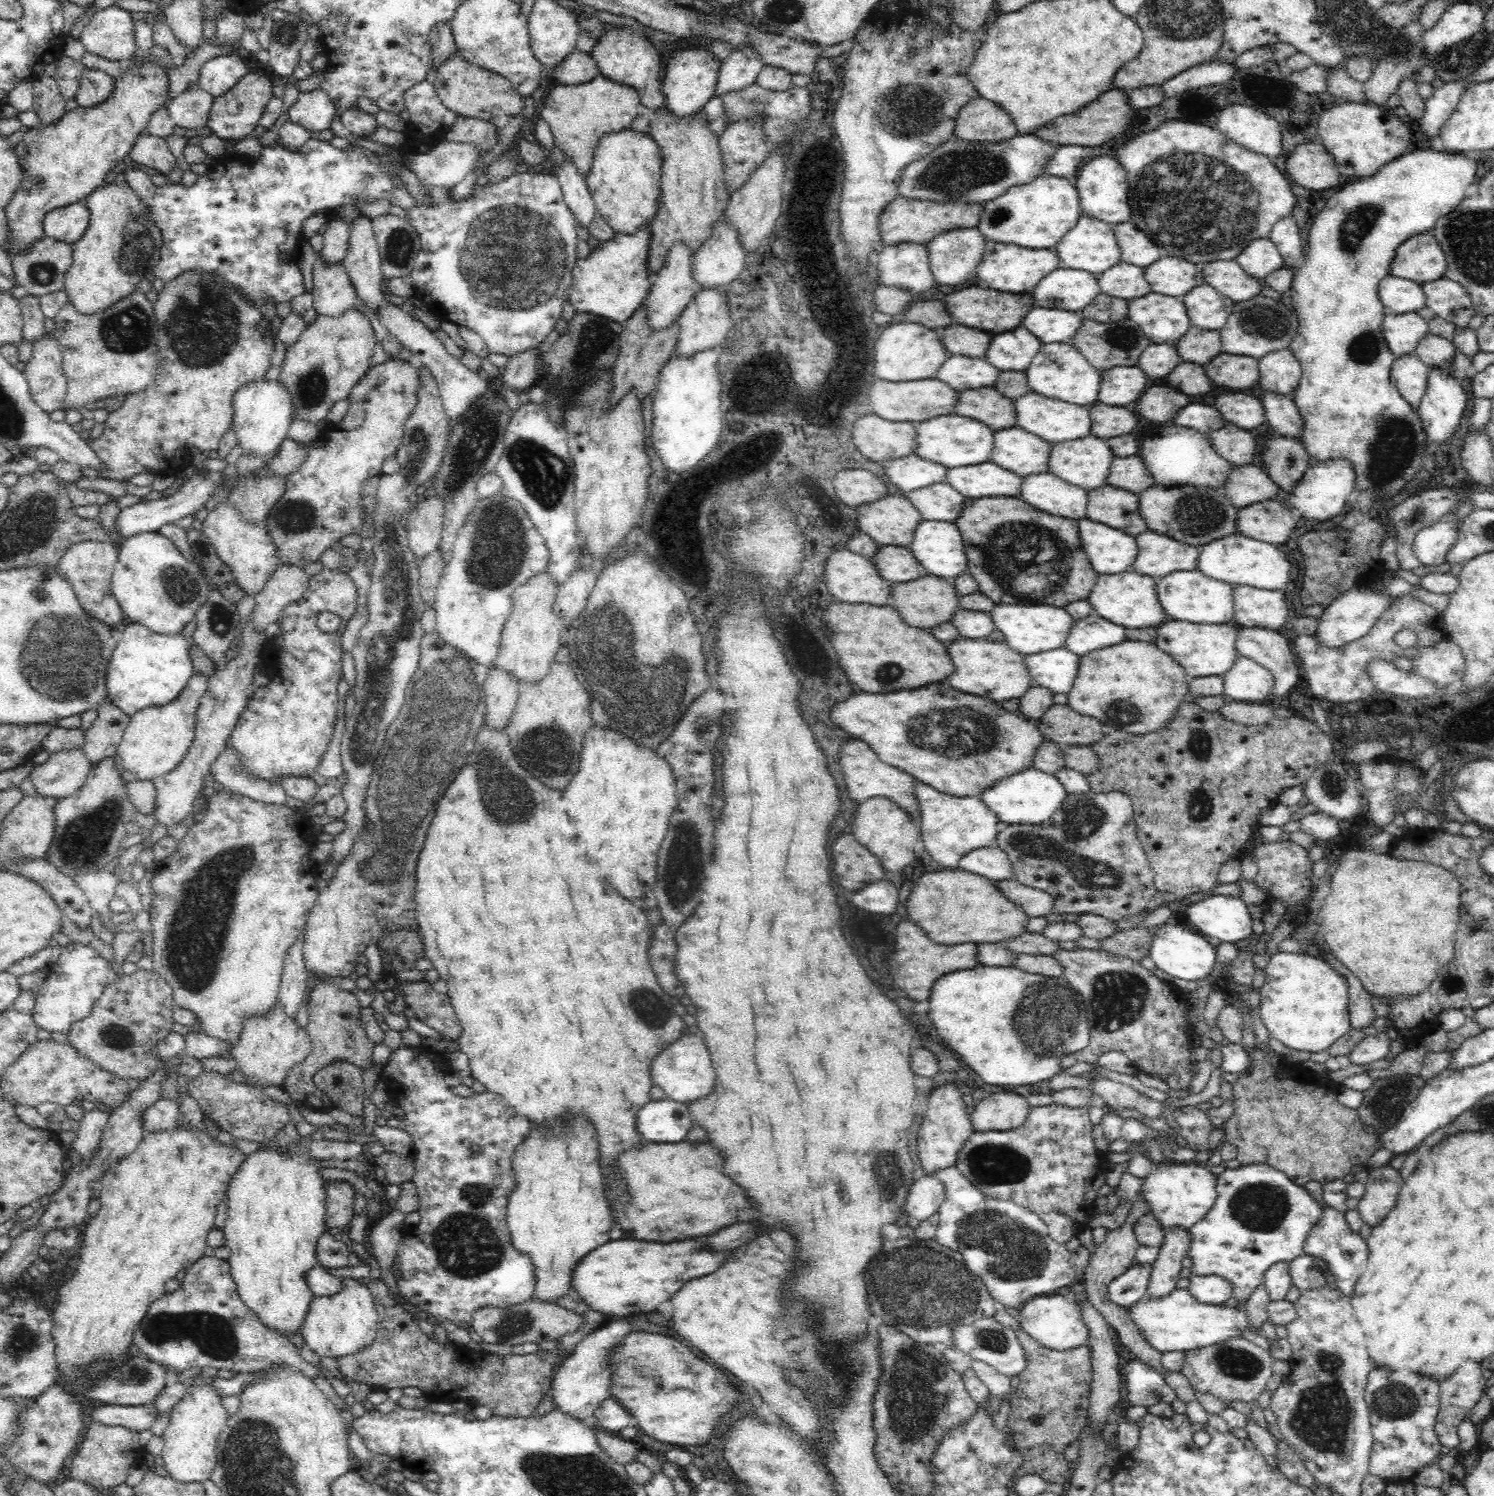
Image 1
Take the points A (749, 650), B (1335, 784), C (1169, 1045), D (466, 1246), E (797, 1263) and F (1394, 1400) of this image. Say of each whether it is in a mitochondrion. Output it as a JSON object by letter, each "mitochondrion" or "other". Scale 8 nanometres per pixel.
{"A":"other","B":"mitochondrion","C":"other","D":"mitochondrion","E":"other","F":"mitochondrion"}

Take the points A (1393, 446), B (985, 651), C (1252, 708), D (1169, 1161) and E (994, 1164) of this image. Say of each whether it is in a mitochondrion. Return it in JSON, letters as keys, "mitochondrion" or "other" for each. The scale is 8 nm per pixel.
{"A":"mitochondrion","B":"other","C":"other","D":"other","E":"mitochondrion"}

